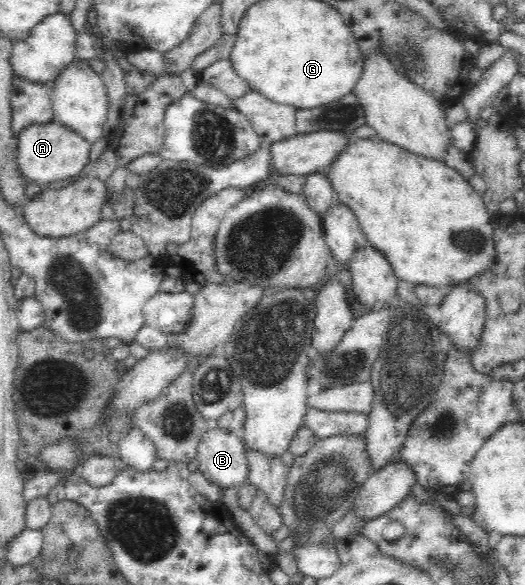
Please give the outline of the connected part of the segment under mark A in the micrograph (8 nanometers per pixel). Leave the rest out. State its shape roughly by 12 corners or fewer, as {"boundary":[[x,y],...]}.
{"boundary":[[56,122],[26,128],[16,157],[44,187],[76,180],[93,144]]}

